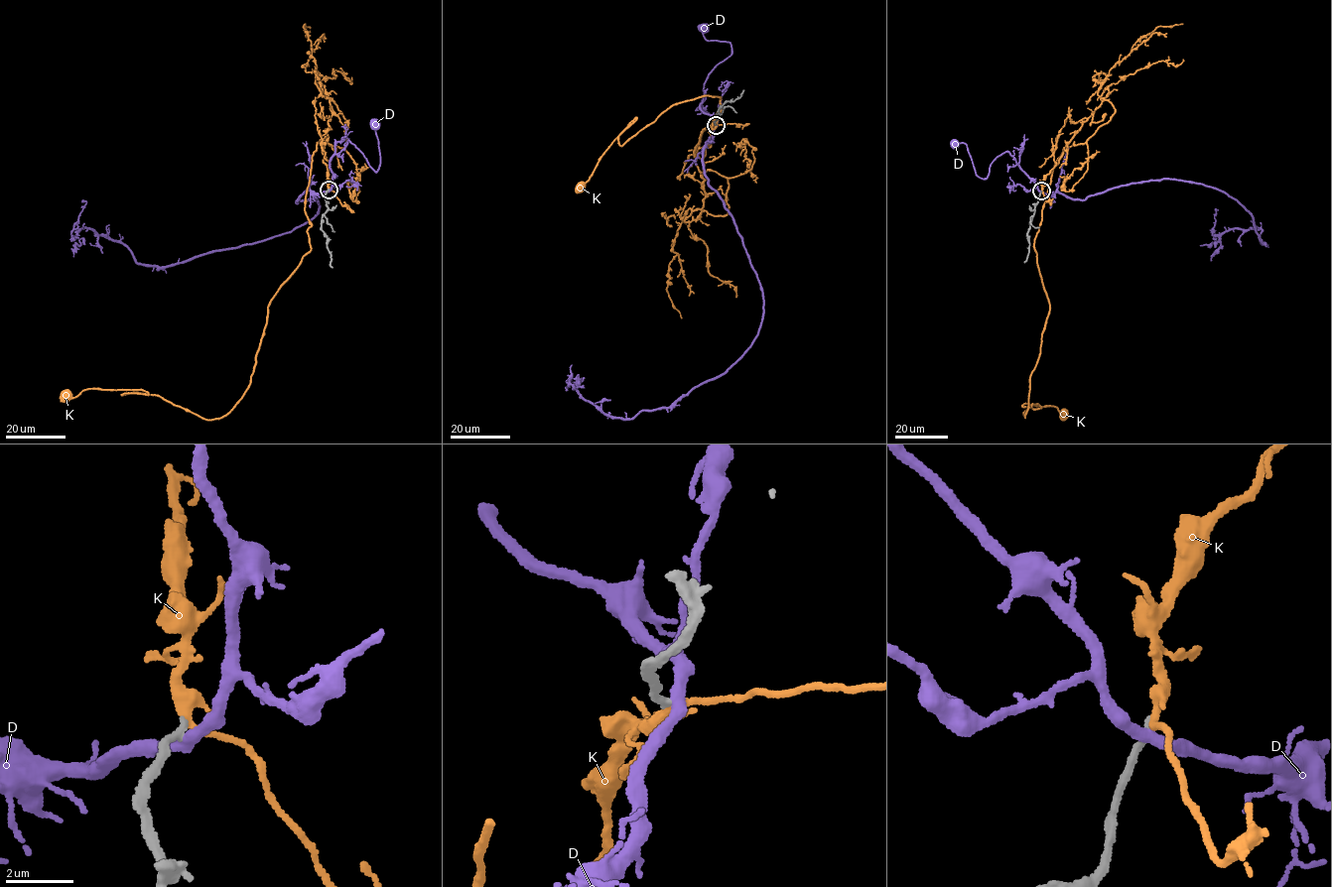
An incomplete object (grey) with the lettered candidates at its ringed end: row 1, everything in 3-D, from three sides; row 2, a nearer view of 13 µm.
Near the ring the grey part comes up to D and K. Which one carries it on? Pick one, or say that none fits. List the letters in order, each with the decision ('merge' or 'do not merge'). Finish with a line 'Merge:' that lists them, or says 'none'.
D: do not merge
K: merge
Merge: K

